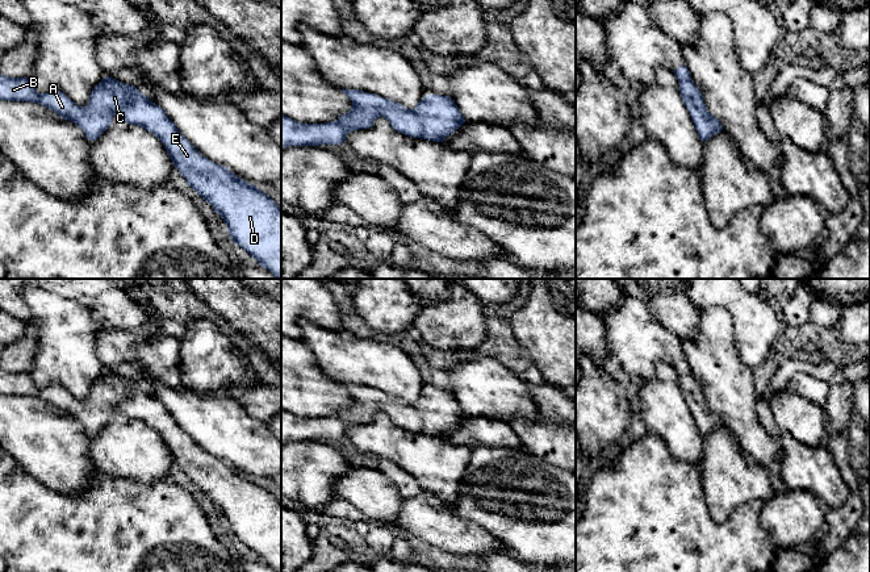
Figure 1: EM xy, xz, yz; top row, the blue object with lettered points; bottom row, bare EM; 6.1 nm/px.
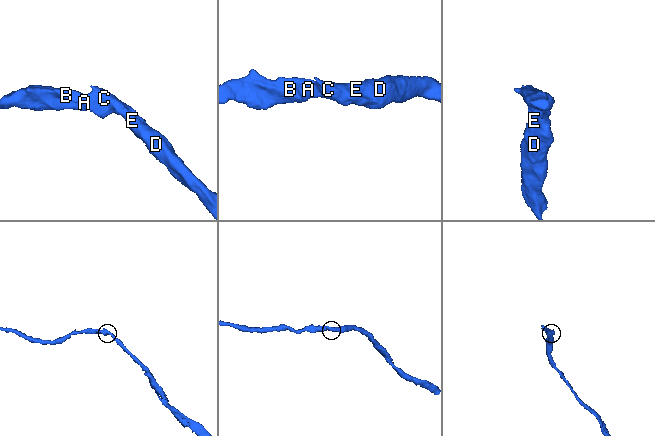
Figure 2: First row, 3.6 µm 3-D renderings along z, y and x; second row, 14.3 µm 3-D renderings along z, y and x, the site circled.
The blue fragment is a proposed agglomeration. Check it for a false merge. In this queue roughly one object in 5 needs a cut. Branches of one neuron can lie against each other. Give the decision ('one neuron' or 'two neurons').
one neuron

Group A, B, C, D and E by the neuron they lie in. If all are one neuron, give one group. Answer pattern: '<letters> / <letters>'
A B C D E

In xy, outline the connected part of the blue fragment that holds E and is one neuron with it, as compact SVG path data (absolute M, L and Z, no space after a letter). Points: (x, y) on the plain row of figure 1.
M0 368L0 394L38 397L51 404L64 414L76 418L88 435L97 434L112 418L114 410L130 419L138 419L152 427L166 442L173 460L187 477L205 494L227 519L233 536L240 540L259 560L281 572L281 504L254 479L246 477L227 462L202 451L195 441L179 426L166 406L142 389L134 380L105 371L91 387L89 397L83 402L76 400L59 384L46 388L35 385L28 372L8 372Z

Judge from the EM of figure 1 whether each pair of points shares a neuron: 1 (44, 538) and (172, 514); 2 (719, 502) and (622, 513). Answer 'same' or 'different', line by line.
1: same
2: different

